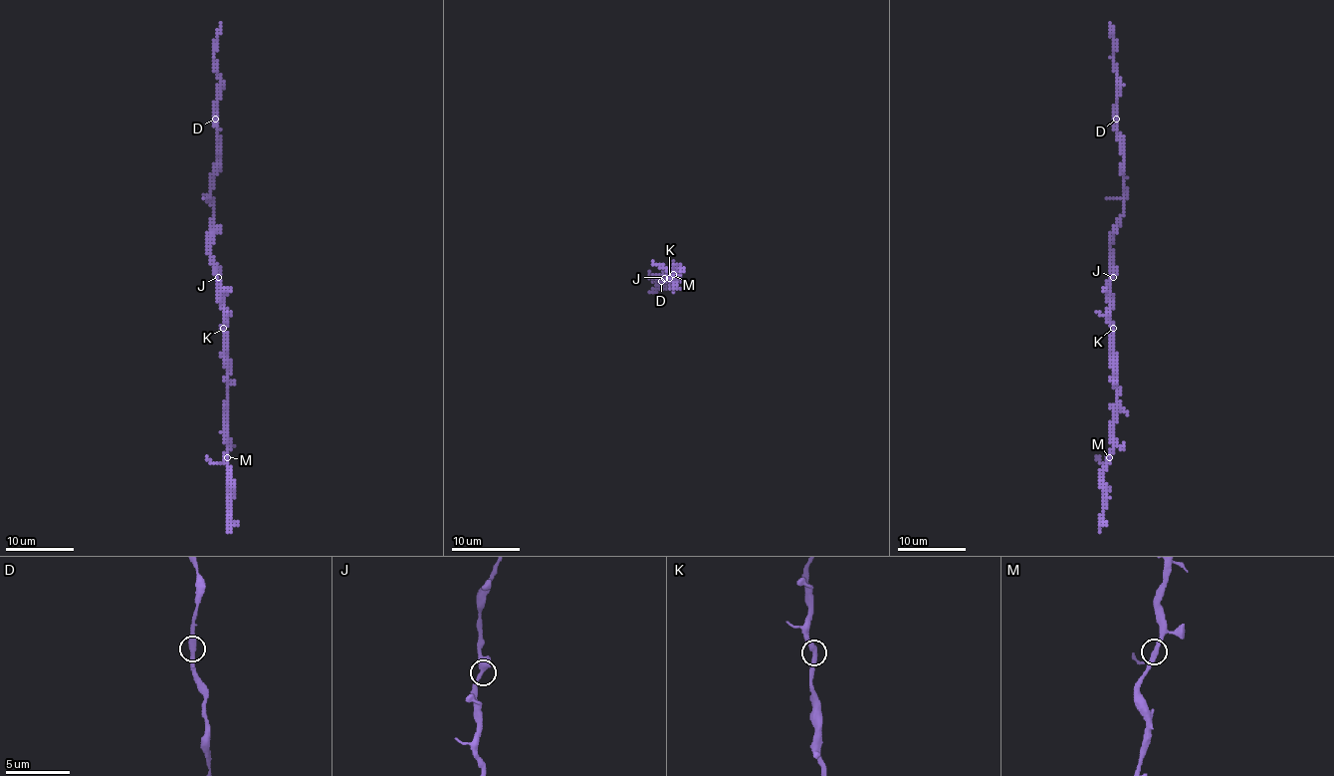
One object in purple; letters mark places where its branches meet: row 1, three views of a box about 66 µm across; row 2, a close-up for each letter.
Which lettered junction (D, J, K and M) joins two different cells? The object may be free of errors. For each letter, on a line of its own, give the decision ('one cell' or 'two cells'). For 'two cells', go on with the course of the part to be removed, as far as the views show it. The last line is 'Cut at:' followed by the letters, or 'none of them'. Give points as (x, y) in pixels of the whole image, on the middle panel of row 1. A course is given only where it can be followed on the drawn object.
D: one cell
J: one cell
K: one cell
M: one cell
Cut at: none of them

